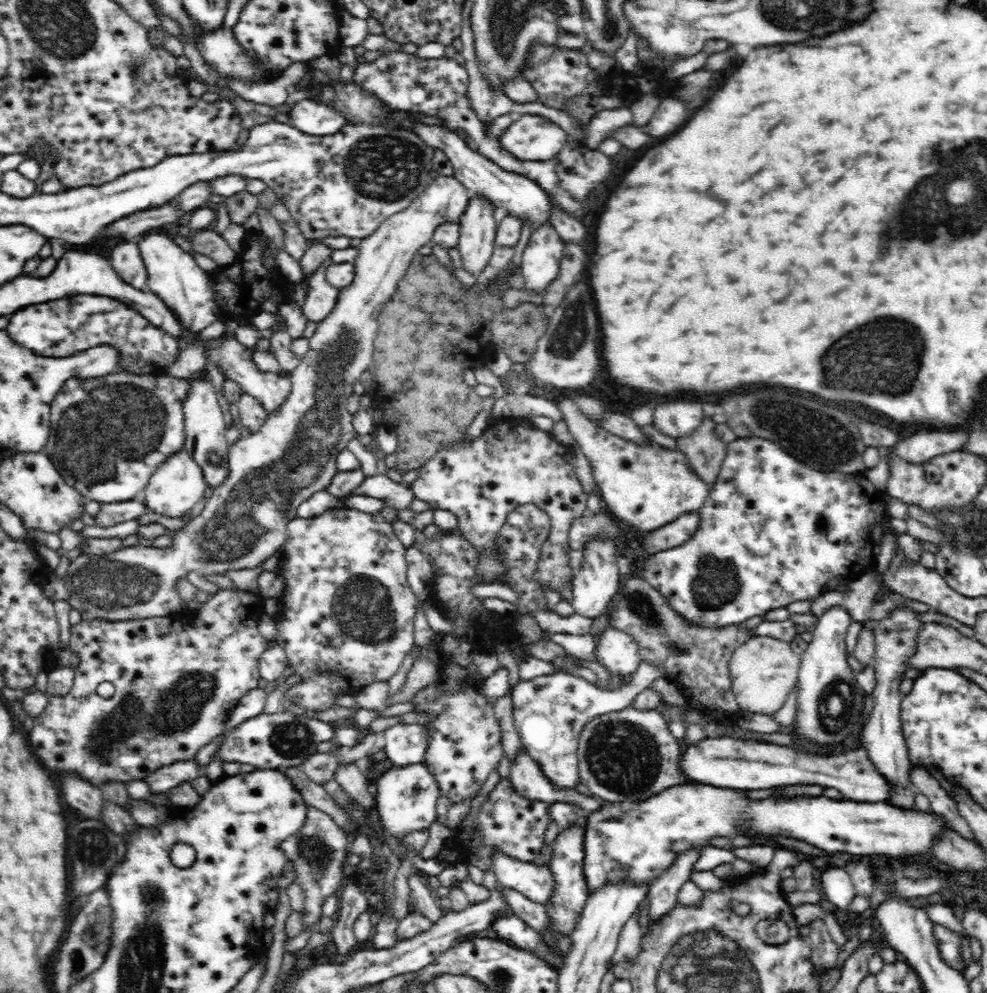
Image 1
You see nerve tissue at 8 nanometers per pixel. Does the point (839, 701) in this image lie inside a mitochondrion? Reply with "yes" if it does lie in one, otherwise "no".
yes

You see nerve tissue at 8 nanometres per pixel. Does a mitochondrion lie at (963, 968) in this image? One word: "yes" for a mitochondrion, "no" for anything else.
no

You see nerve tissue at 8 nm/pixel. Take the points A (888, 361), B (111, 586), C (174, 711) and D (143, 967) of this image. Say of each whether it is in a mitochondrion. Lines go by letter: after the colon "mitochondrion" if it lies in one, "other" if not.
A: mitochondrion
B: mitochondrion
C: mitochondrion
D: mitochondrion

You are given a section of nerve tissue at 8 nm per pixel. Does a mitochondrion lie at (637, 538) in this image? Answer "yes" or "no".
no

